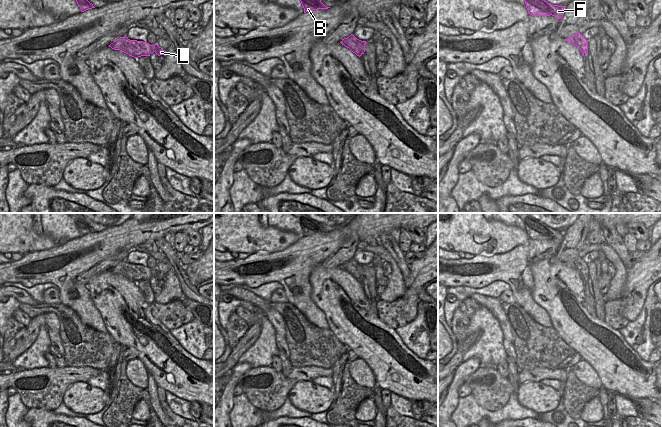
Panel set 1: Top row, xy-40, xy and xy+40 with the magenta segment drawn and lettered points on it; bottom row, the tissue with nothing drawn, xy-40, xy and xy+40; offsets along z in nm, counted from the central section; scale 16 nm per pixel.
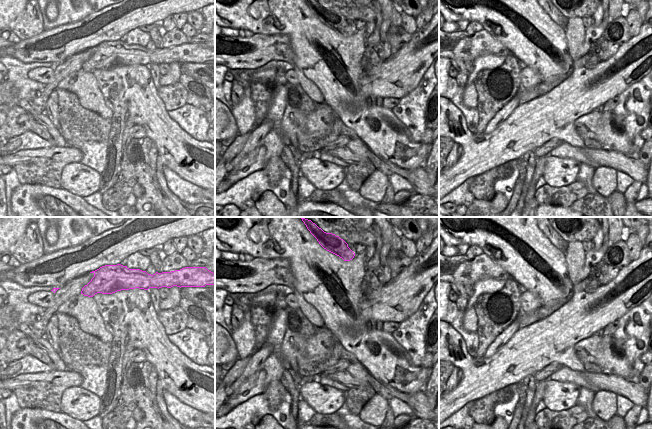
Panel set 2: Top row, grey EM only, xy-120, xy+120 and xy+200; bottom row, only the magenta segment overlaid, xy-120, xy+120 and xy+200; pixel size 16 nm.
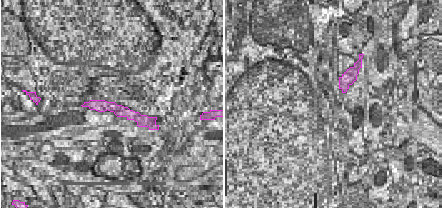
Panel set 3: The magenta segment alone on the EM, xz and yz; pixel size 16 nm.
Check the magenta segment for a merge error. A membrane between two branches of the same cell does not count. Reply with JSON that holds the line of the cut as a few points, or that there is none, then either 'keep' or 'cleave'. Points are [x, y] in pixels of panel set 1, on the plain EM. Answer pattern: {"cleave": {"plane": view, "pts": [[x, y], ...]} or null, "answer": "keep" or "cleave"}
{"cleave": {"plane": "xy", "pts": [[342, 264], [351, 262], [355, 266], [362, 265]]}, "answer": "cleave"}

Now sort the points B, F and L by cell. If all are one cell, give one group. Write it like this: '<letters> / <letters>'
B F / L

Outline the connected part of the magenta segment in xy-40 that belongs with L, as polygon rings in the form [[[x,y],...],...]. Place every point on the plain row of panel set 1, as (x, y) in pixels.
[[[120,261],[109,269],[114,274],[120,274],[129,280],[138,282],[141,280],[150,280],[151,277],[155,276],[158,280],[164,279],[165,274],[157,269],[150,269],[147,266],[130,264],[127,261]]]

